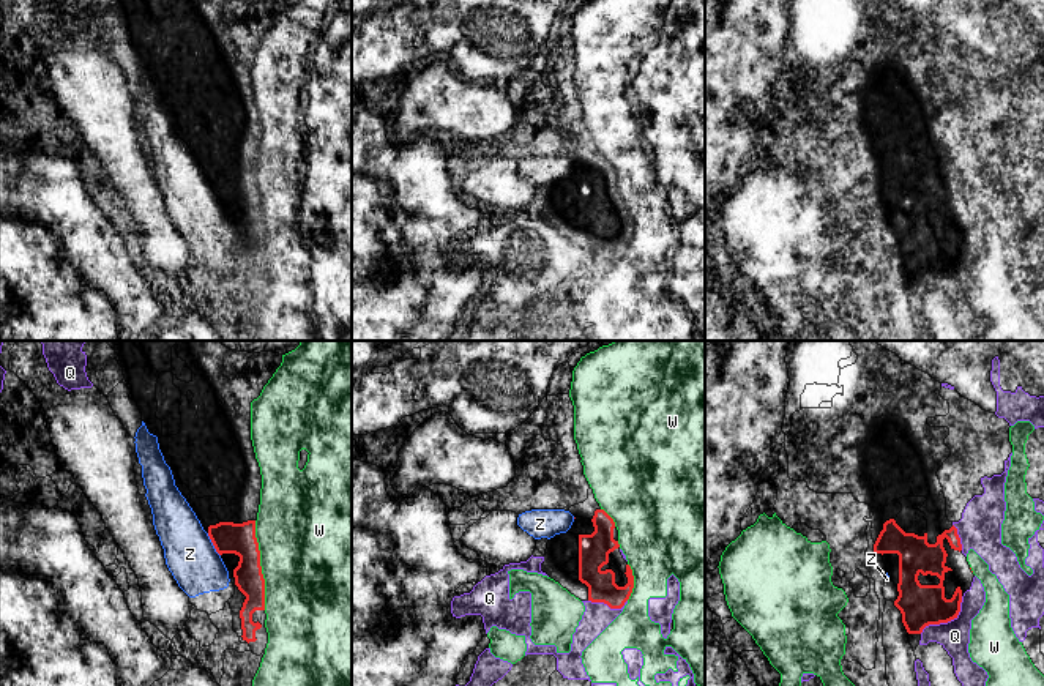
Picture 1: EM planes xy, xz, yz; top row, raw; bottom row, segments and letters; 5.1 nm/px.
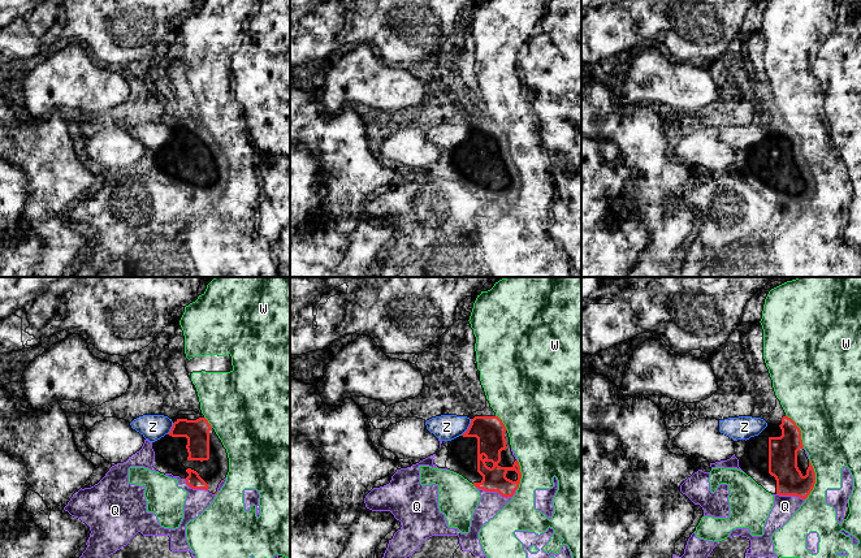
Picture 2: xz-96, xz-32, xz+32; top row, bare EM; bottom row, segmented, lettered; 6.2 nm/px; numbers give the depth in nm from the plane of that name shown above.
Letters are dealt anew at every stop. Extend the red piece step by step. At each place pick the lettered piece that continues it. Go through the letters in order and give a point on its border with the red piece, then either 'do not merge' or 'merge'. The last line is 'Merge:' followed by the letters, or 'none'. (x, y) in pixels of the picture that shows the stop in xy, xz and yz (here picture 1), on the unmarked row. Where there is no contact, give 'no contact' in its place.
Q: yz (947, 268) | do not merge
W: xy (259, 212) | do not merge
Z: xy (213, 191) | do not merge
Merge: none

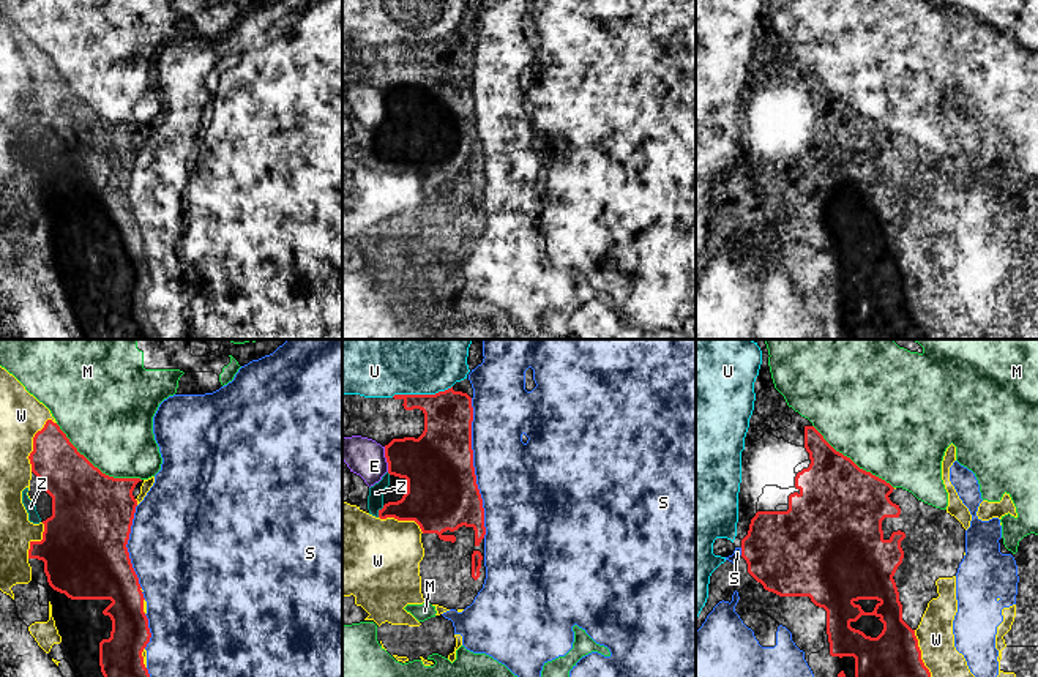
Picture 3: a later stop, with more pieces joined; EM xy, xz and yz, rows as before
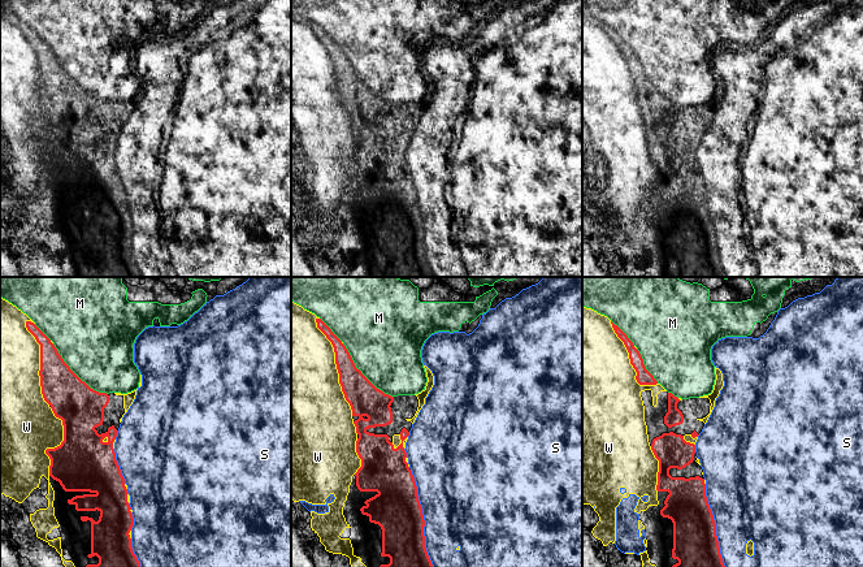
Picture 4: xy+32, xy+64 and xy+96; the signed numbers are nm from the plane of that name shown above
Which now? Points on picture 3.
E: xz (387, 106) | do not merge
M: xy (97, 114) | do not merge
S: xz (474, 114) | do not merge
U: xz (421, 41) | do not merge
W: yz (922, 308) | do not merge
Z: xz (379, 158) | merge
Merge: Z

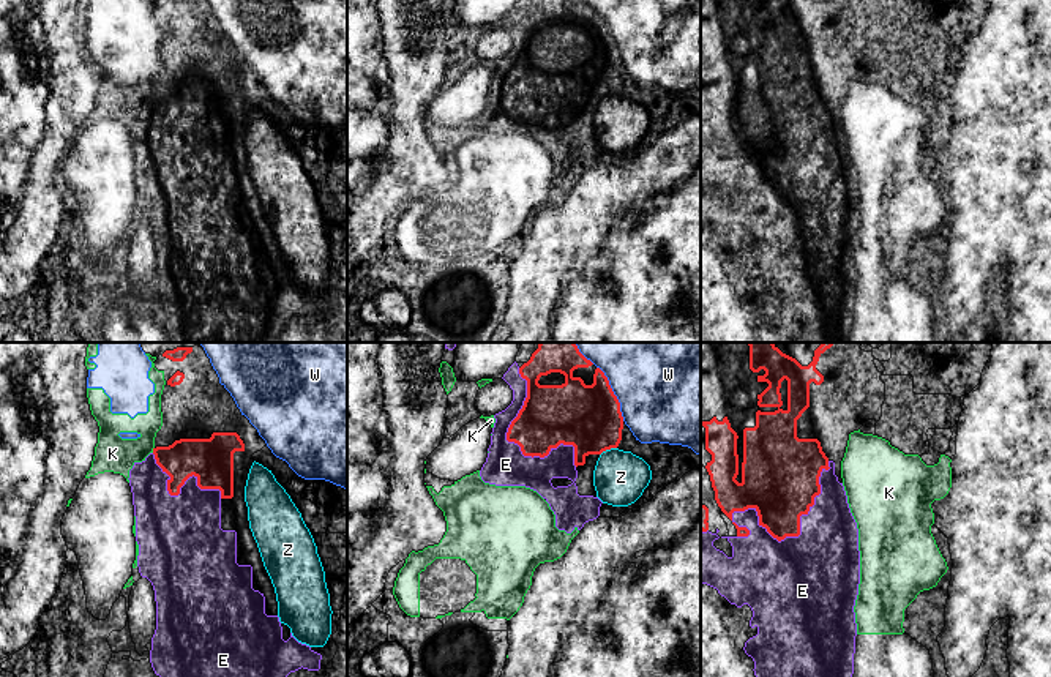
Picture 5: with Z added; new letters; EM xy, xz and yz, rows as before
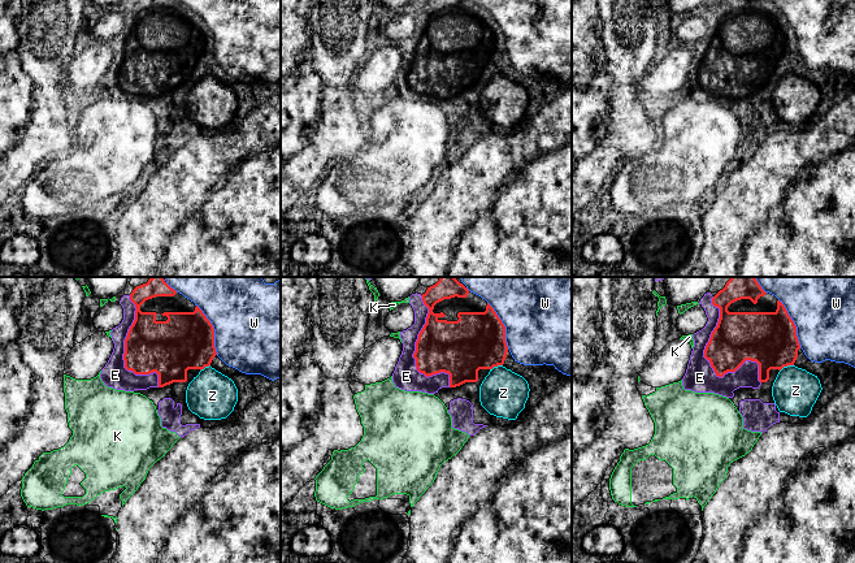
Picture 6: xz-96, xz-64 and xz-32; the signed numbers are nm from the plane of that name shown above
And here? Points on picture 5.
E: yz (781, 185) | merge
K: xy (153, 97) | do not merge
W: xz (613, 40) | do not merge
Z: xz (608, 95) | do not merge
Merge: E

